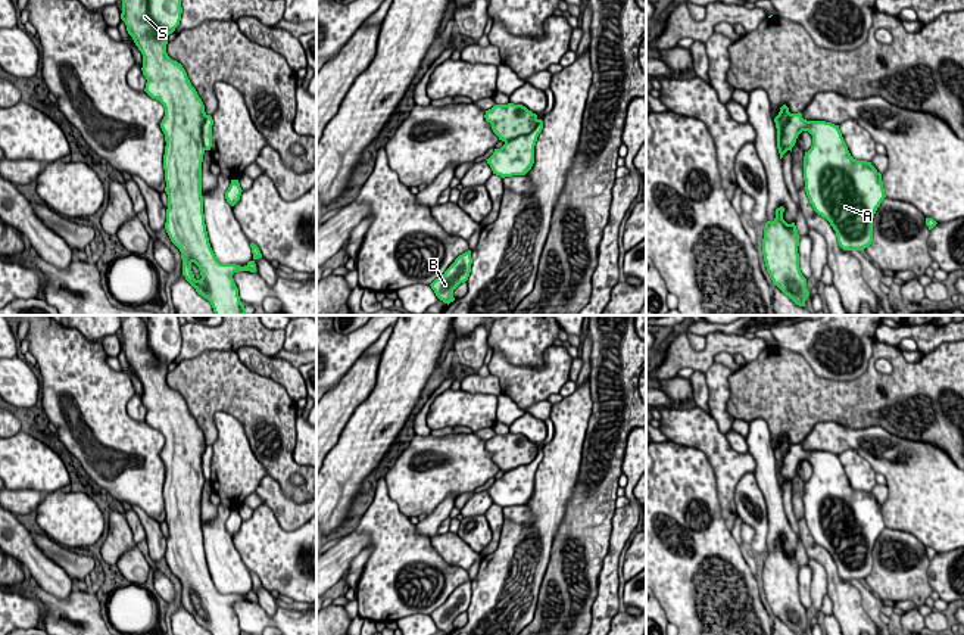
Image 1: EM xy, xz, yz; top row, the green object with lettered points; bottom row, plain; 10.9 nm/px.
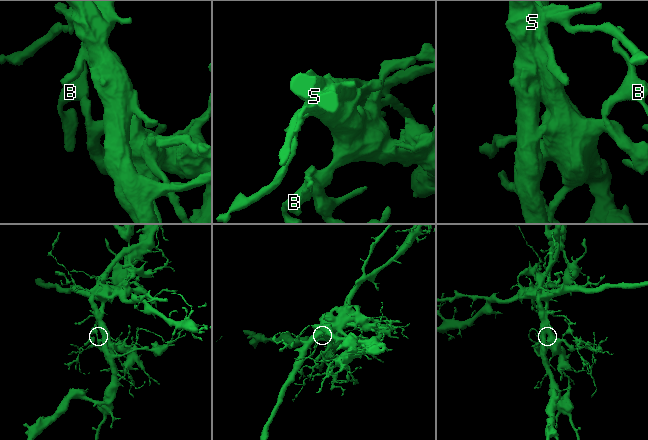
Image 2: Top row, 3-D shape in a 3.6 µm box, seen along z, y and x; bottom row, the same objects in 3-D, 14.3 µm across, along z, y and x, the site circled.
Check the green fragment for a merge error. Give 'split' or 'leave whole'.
split

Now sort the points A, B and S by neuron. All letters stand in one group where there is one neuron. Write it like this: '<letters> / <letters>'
A B / S

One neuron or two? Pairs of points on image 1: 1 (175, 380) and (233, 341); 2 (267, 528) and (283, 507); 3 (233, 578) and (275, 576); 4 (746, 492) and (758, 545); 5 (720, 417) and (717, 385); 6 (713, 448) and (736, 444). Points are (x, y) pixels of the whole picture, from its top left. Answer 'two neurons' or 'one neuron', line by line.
1: two neurons
2: two neurons
3: two neurons
4: one neuron
5: one neuron
6: two neurons

